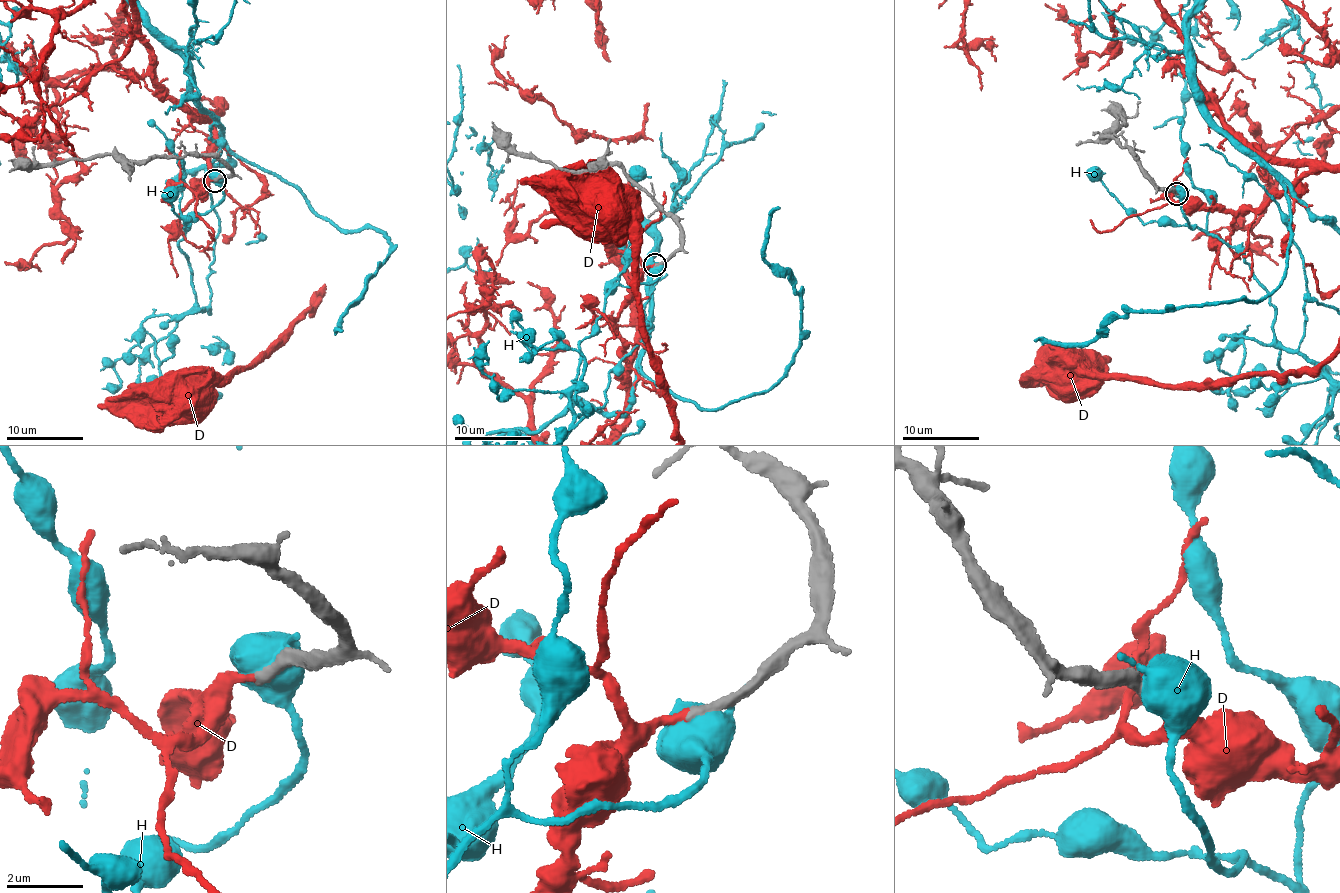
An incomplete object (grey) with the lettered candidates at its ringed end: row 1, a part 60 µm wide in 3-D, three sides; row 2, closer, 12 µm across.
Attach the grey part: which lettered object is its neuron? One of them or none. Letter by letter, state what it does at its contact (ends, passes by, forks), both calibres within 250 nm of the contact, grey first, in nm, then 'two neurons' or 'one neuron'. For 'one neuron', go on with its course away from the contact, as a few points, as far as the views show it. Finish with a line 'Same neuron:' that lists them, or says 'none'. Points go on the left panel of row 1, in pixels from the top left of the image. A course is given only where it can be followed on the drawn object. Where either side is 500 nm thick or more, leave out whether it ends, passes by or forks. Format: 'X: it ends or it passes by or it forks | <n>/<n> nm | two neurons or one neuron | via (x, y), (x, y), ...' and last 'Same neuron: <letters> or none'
D: it ends | 220/200 nm | one neuron
H: 320/550 nm | two neurons
Same neuron: D

